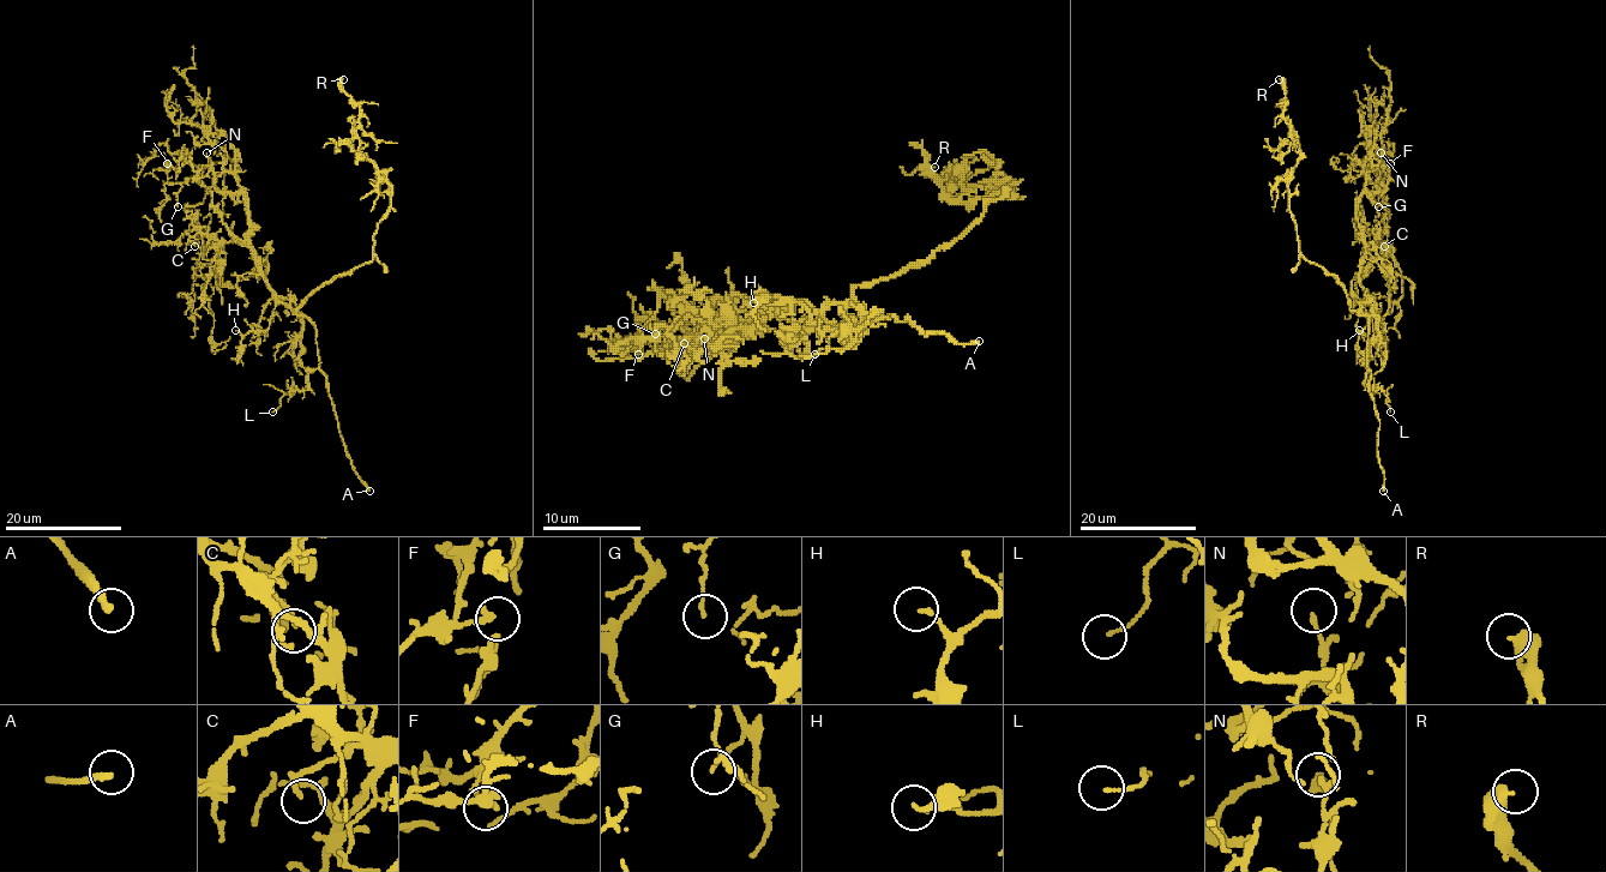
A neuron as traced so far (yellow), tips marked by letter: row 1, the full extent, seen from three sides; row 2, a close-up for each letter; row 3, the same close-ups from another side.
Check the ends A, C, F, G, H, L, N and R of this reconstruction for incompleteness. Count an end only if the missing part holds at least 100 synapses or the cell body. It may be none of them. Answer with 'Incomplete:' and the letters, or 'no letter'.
Incomplete: A

